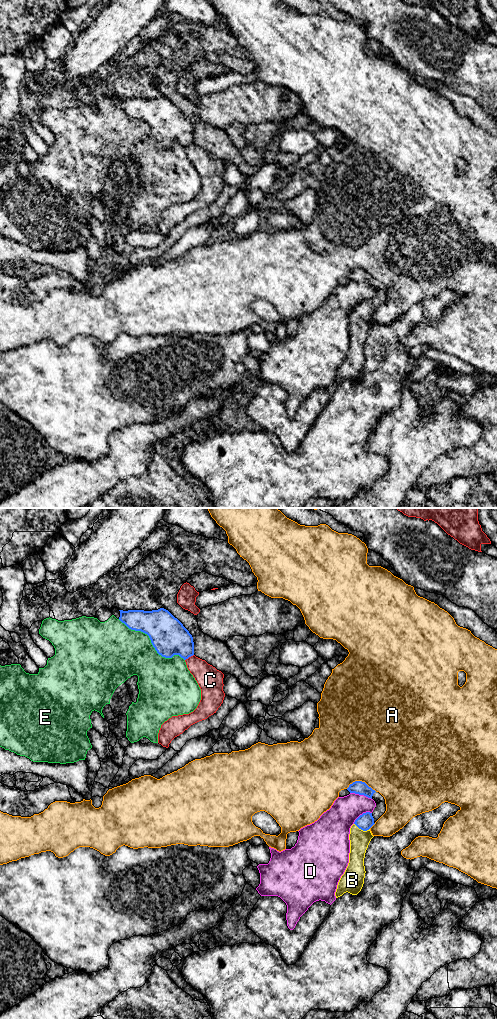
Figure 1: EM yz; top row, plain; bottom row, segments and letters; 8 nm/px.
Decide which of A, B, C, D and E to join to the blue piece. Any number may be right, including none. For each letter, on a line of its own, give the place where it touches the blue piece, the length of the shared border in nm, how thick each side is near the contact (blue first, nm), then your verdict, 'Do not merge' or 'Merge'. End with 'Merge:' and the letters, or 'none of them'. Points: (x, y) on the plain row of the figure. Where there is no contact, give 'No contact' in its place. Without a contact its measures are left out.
A: Touches blue at yz (361, 269). Shared border 240 nm. Thickness 110 nm (blue) against 500 nm. Do not merge
B: Touches blue at yz (362, 317). Shared border 140 nm. Thickness 130 nm (blue) against 160 nm. Merge
C: Touches blue at yz (189, 144). Shared border 90 nm. Thickness 300 nm (blue) against 200 nm. Do not merge
D: Touches blue at yz (361, 282). Shared border 190 nm. Thickness 110 nm (blue) against 220 nm. Do not merge
E: Touches blue at yz (151, 130). Shared border 650 nm. Thickness 300 nm (blue) against 400 nm. Do not merge
Merge: B

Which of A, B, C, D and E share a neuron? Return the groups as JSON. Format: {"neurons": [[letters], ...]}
{"neurons": [["A"], ["B"], ["C"], ["D"], ["E"]]}

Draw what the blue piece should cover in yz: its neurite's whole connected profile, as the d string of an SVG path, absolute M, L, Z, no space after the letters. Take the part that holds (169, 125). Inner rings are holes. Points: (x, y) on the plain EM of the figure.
M168 98L120 99L119 108L129 117L147 122L157 141L165 146L179 143L184 148L194 143L193 125Z

